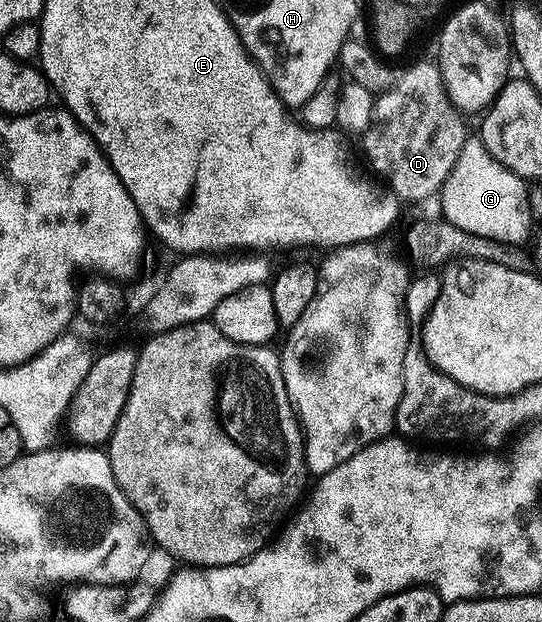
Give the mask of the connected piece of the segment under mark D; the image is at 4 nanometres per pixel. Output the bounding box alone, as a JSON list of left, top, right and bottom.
[362,62,468,200]

